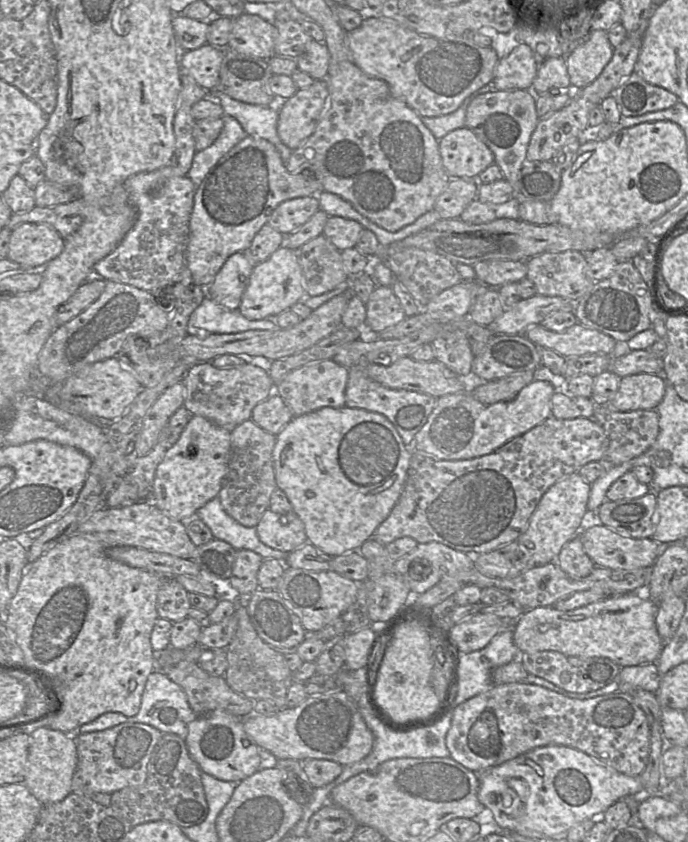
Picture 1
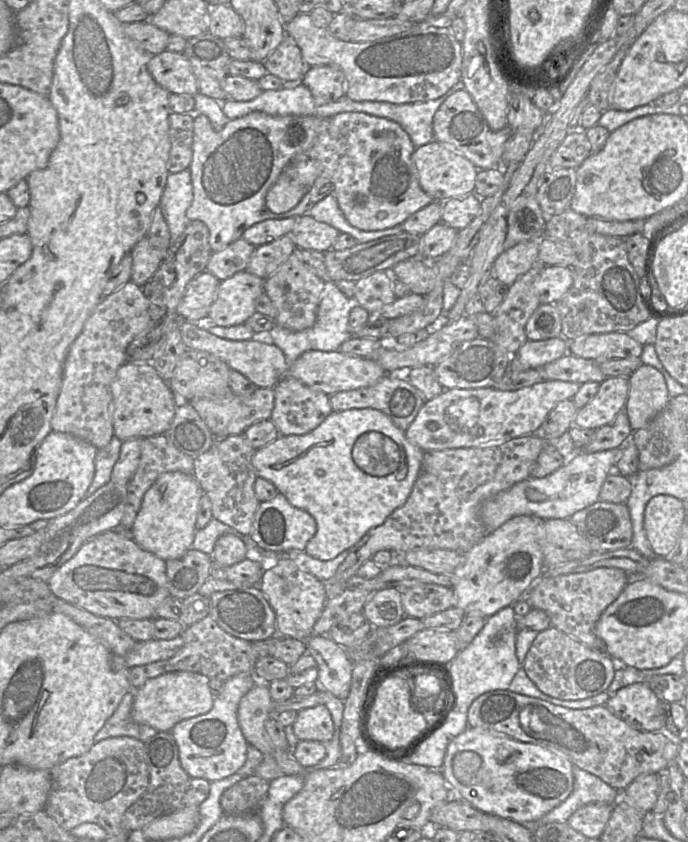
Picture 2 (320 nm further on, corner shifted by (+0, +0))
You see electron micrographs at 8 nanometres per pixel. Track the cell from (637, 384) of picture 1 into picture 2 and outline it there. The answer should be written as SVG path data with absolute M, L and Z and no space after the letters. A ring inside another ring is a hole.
M607 377L594 398L579 409L573 425L596 430L610 422L624 409L629 391L629 377Z

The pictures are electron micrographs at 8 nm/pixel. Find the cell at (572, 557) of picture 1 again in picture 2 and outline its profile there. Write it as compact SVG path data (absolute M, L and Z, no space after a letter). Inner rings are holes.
M599 567L585 572L563 574L555 577L542 574L526 592L525 598L532 608L540 609L548 615L550 626L559 629L591 649L605 652L605 644L596 635L595 625L603 611L617 599L629 581L630 575L615 567Z

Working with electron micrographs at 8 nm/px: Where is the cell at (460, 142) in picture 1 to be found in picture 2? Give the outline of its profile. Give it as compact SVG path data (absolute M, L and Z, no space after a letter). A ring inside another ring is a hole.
M436 140L417 147L412 154L412 161L417 169L421 188L433 201L445 202L448 199L463 197L475 191L478 173L476 166L464 156Z

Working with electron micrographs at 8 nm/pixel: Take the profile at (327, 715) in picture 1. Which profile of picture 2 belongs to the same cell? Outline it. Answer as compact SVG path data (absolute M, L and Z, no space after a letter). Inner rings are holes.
M325 704L298 711L292 724L292 732L300 741L314 740L327 743L332 739L334 731L331 713Z

